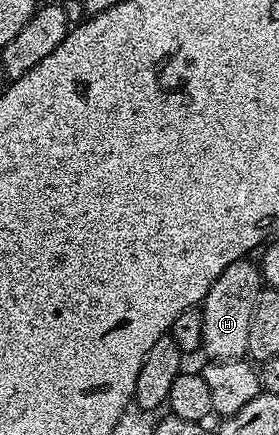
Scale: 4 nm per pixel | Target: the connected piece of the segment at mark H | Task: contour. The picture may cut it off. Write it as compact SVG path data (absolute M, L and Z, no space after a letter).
M241 260L230 264L210 288L202 303L202 347L209 359L218 362L240 360L247 355L250 344L250 324L260 299L262 279L257 263Z

